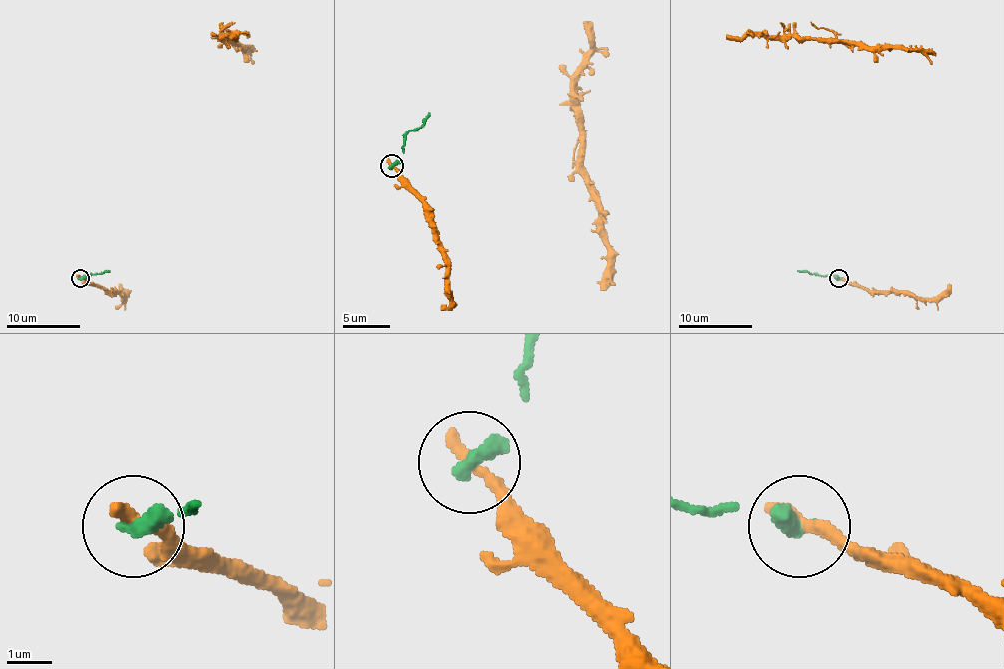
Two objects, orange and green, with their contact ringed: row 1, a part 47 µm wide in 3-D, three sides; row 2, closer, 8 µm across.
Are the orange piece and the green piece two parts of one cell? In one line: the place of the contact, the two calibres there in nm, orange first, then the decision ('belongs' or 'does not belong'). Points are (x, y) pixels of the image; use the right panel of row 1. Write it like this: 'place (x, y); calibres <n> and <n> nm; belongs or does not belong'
place (839, 278); calibres 360 and 440 nm; does not belong

